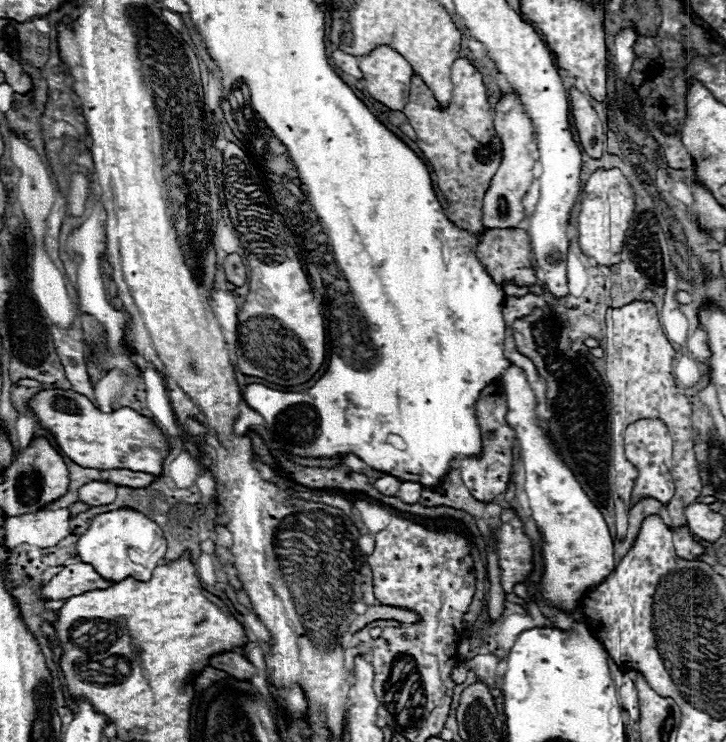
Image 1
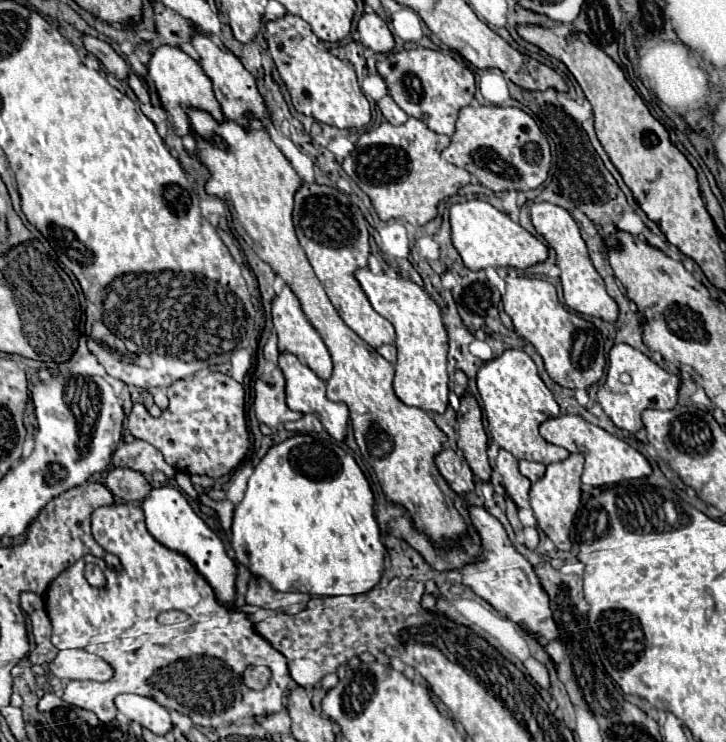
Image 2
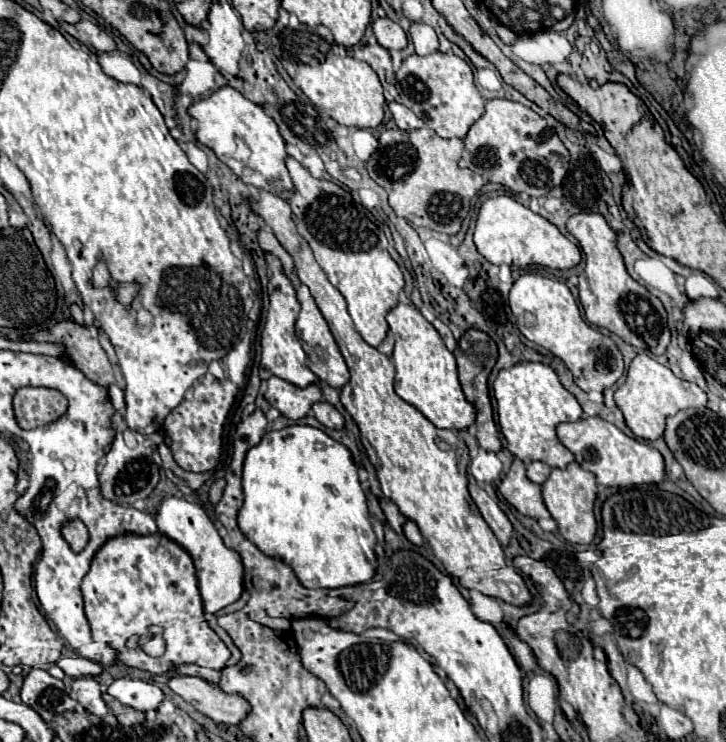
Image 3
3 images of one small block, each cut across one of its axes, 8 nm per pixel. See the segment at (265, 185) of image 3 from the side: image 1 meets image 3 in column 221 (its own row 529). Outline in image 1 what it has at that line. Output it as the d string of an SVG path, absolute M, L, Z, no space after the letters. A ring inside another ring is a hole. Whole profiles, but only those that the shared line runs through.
M120 508L96 516L86 534L82 534L76 544L76 556L110 582L120 582L128 576L146 582L146 578L152 576L152 570L162 564L160 560L164 558L164 552L166 538L160 526L148 520L142 512L130 508Z

